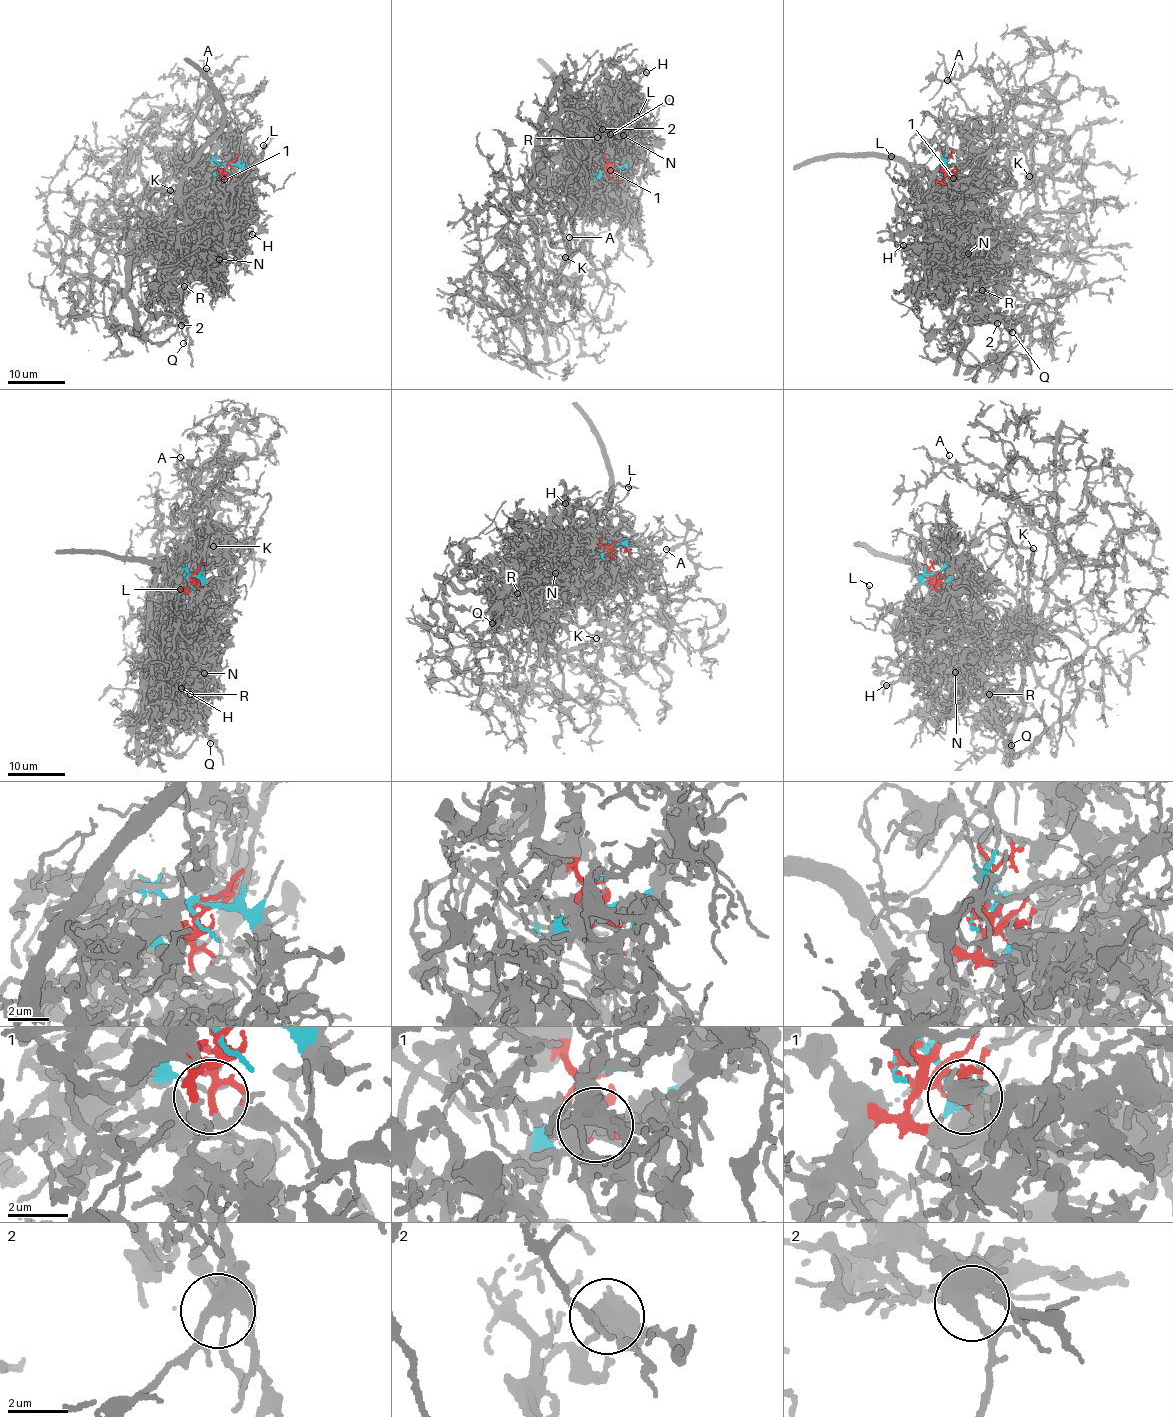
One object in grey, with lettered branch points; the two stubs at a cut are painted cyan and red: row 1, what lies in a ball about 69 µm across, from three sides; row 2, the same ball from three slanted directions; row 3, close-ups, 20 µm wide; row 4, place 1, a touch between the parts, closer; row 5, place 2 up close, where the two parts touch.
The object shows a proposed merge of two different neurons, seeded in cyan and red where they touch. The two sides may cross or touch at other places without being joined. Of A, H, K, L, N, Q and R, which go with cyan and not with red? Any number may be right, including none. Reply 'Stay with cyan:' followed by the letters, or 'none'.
Stay with cyan: A, K, Q

